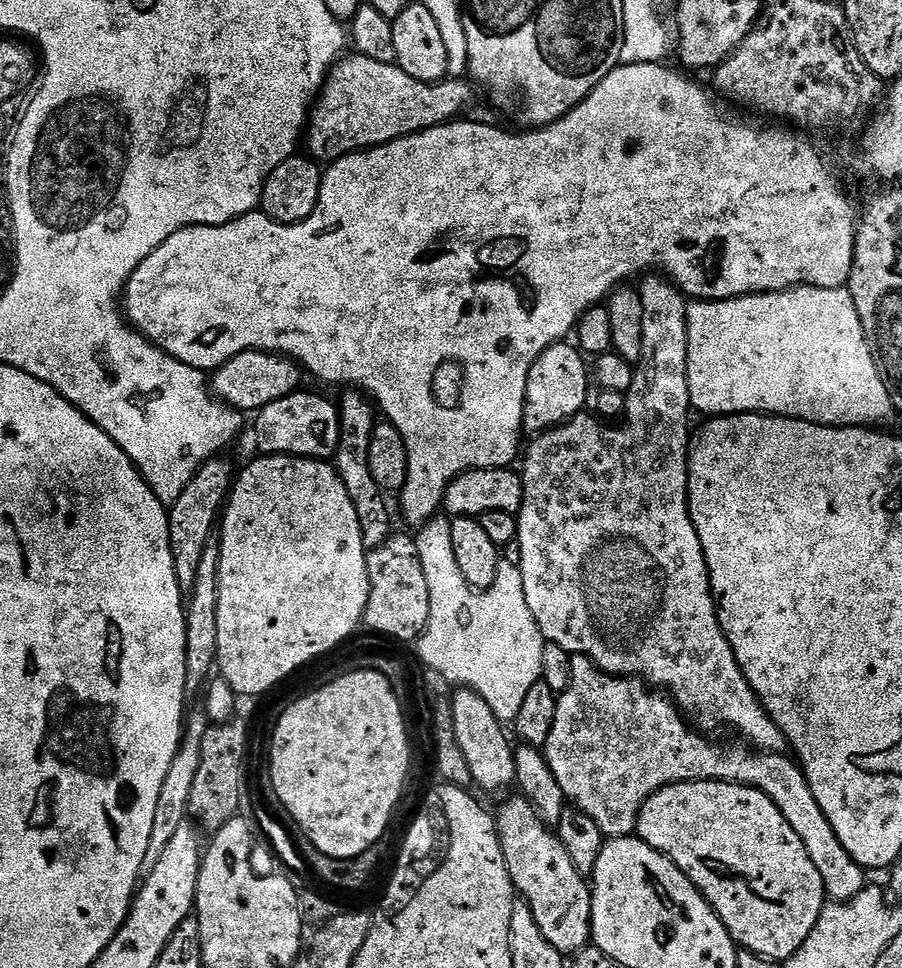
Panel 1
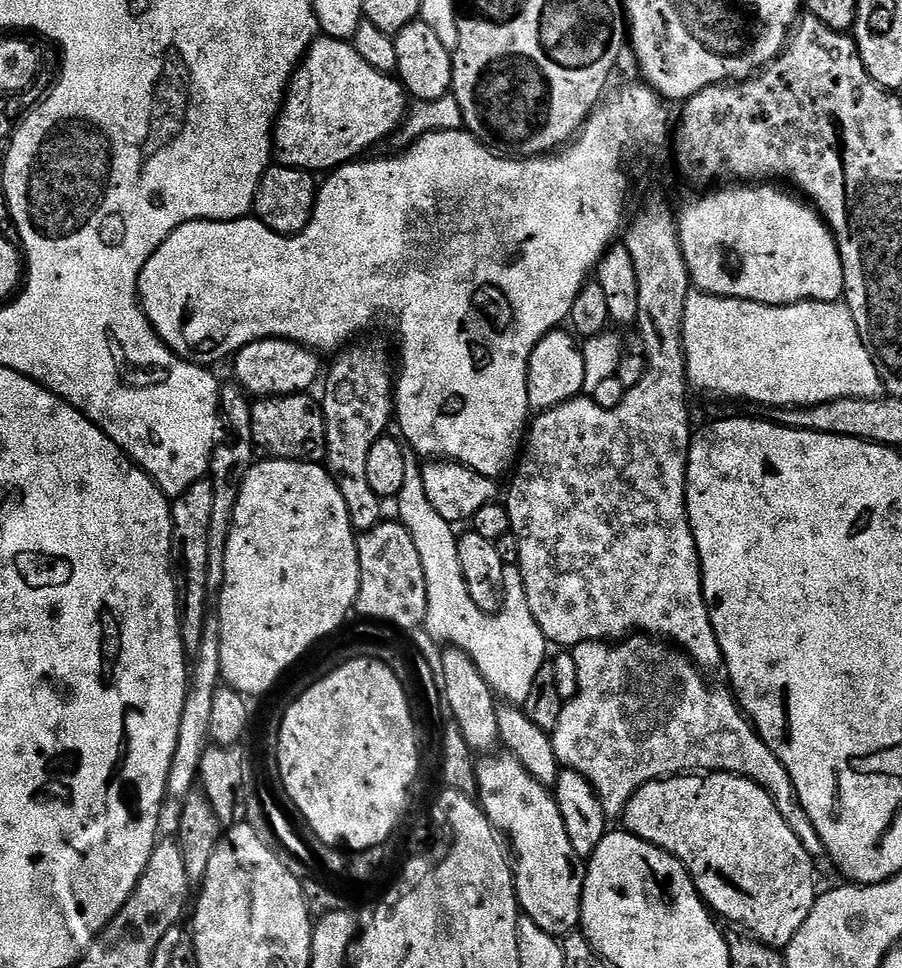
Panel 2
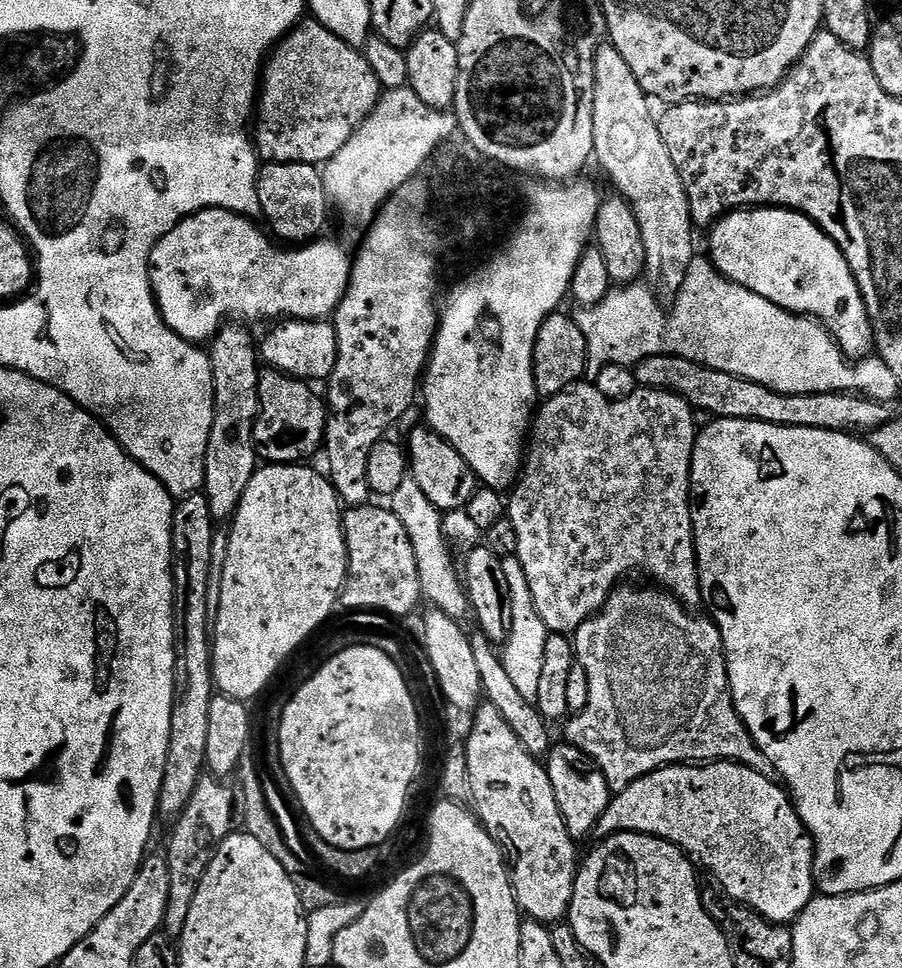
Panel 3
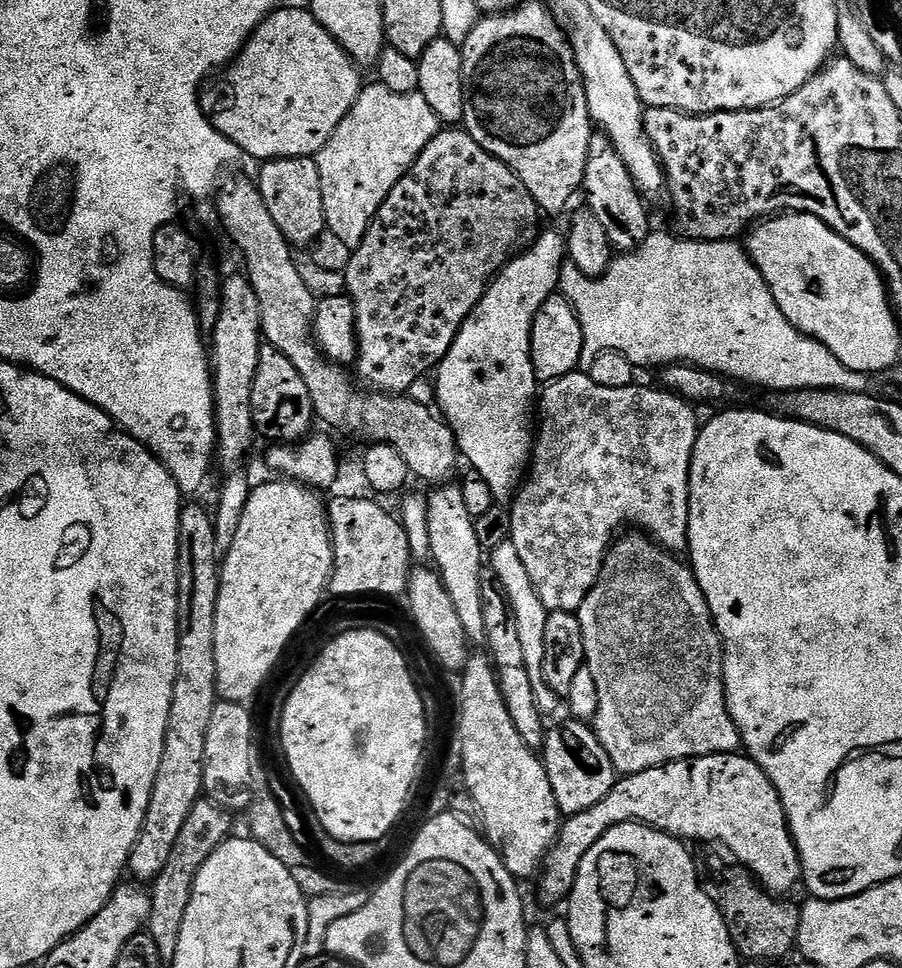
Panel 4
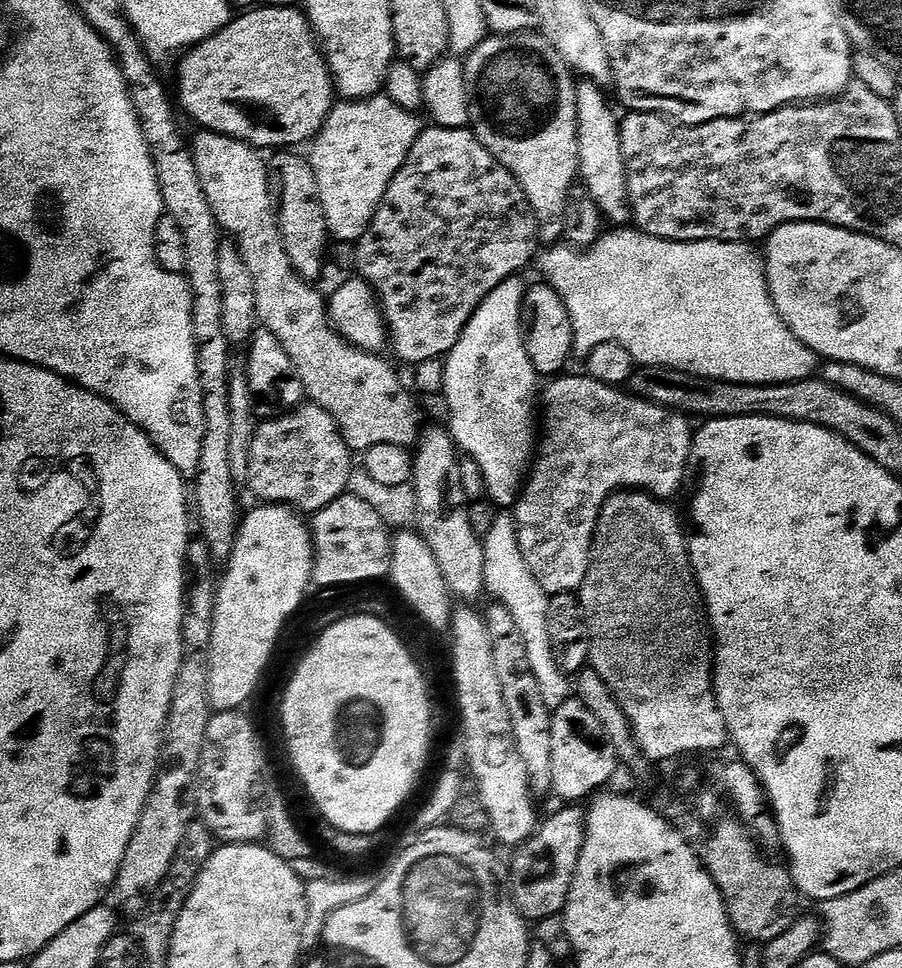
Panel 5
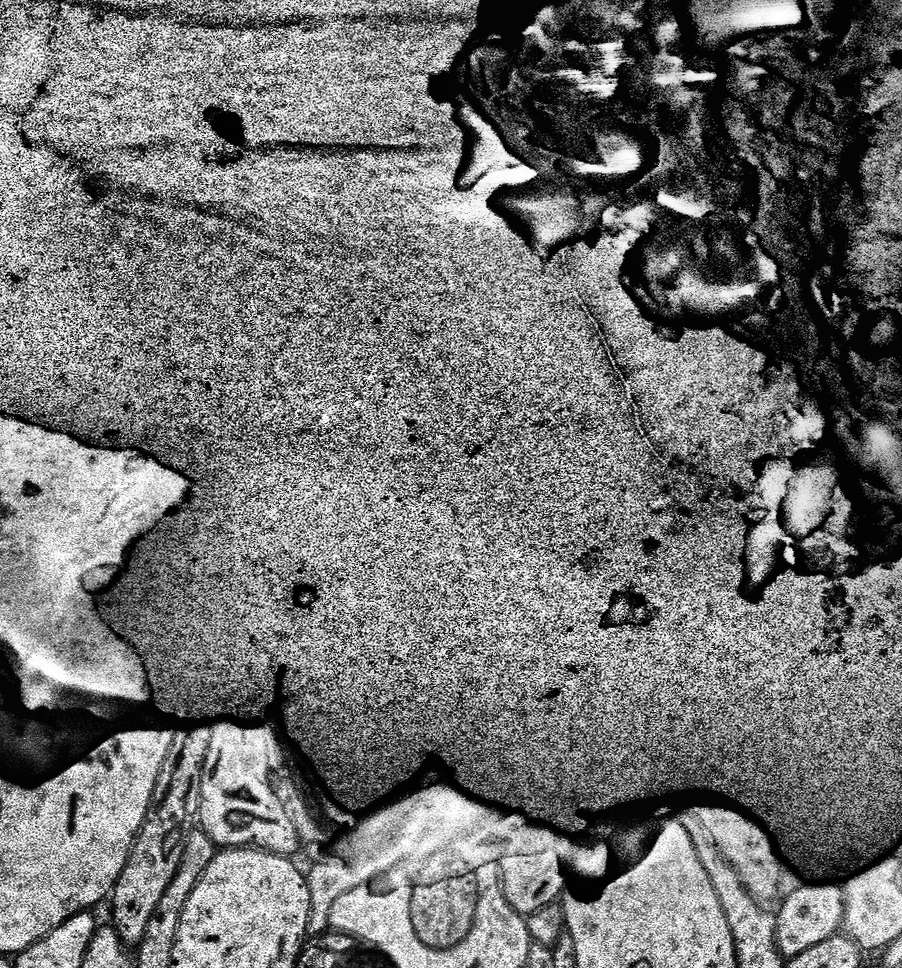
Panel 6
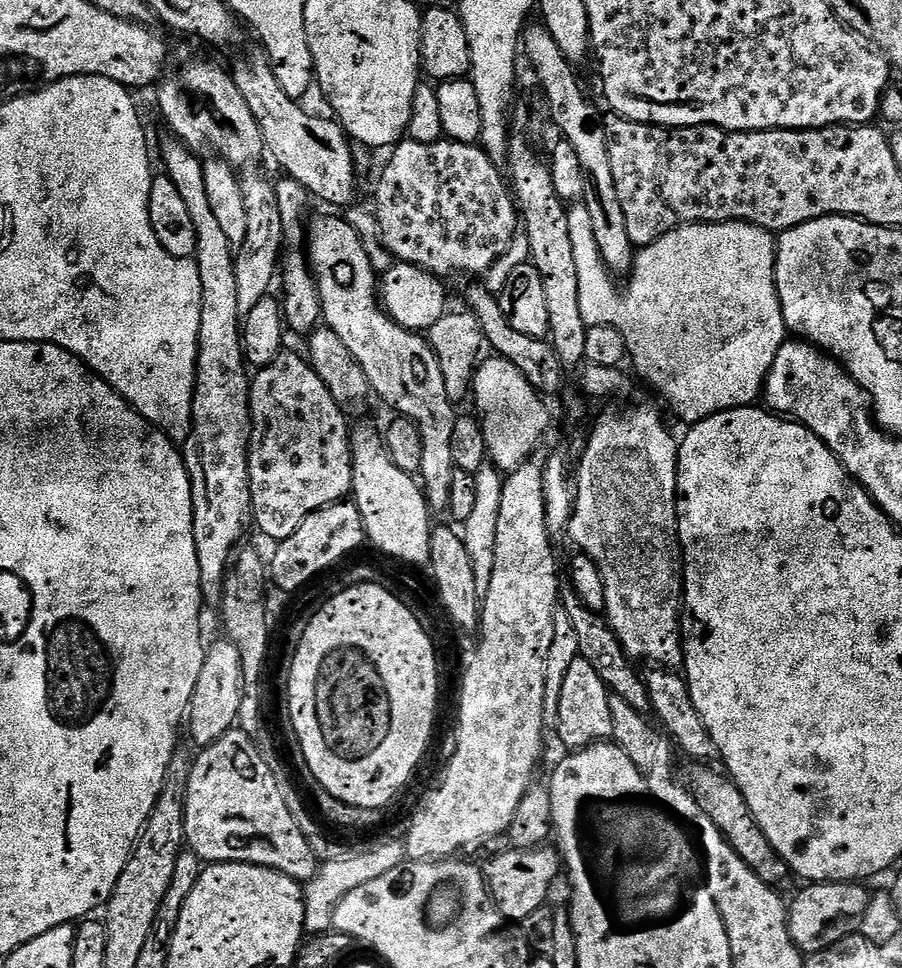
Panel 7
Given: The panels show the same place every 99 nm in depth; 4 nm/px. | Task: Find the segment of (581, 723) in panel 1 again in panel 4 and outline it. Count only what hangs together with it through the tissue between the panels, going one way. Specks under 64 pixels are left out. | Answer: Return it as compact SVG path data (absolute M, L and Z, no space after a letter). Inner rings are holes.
M687 563L680 567L680 576L664 576L664 608L580 608L578 615L582 622L582 642L586 646L584 663L590 670L590 674L594 674L594 686L598 690L594 731L598 742L602 742L606 754L610 754L610 762L616 767L617 773L641 772L663 764L672 764L675 760L689 760L695 756L712 756L715 752L736 752L741 747L740 731L736 729L730 718L724 693L722 641L716 632L716 624L712 621L706 598L698 586L695 574Z

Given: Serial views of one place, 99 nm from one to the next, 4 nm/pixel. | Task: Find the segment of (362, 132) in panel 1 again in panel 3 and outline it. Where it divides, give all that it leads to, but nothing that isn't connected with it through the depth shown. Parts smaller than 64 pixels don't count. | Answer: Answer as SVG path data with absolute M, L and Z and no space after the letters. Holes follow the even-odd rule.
M315 18L301 19L300 23L272 49L263 69L262 83L258 93L258 103L254 109L254 143L259 159L273 164L314 164L323 166L334 158L336 152L350 141L351 135L362 126L365 118L375 110L382 95L378 78L374 78L374 70L370 70L370 62L366 62L363 51L351 48L342 38L338 38L326 26L322 26Z

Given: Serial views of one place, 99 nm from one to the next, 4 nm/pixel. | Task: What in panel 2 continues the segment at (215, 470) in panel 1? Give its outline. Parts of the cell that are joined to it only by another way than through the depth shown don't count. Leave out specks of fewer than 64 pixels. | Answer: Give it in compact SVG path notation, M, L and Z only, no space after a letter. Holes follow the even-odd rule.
M211 479L194 482L190 490L171 501L172 505L172 570L176 578L176 605L180 637L185 649L195 650L200 646L204 619L210 614L208 608L208 531L210 509L214 506L214 490Z

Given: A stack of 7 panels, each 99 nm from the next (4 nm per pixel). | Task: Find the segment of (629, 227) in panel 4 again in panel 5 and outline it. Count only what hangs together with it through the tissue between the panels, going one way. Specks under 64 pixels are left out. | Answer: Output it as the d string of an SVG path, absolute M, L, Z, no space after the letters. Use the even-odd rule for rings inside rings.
M584 78L577 83L578 102L578 158L580 159L579 179L583 187L594 198L605 221L612 226L624 226L632 220L632 205L628 199L628 175L626 162L622 158L620 120L608 105L608 96L603 87Z

